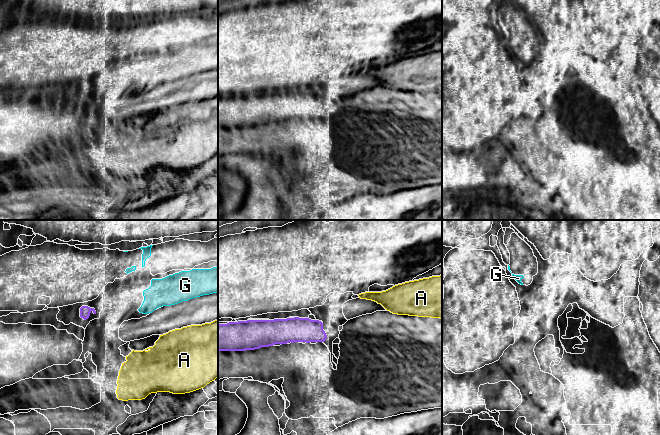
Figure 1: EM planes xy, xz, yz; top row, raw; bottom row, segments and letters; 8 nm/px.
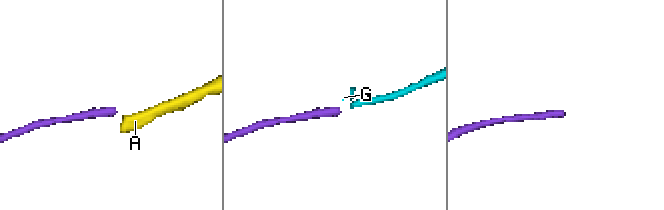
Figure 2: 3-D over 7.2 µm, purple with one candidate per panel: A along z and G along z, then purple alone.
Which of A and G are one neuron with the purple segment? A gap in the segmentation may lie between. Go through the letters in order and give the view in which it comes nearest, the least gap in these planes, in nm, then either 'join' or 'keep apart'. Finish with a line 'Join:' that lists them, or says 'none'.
A: xz | 360 nm | keep apart
G: xy | 340 nm | join
Join: G

